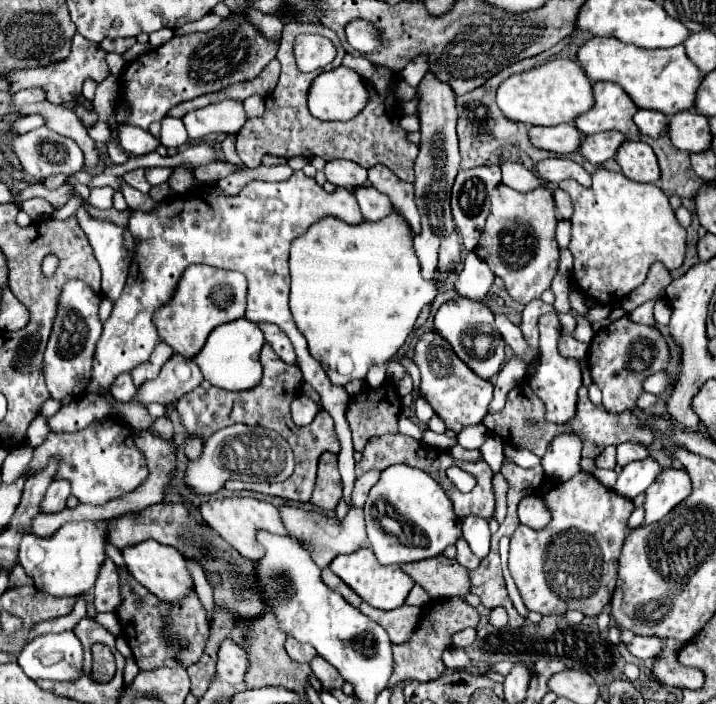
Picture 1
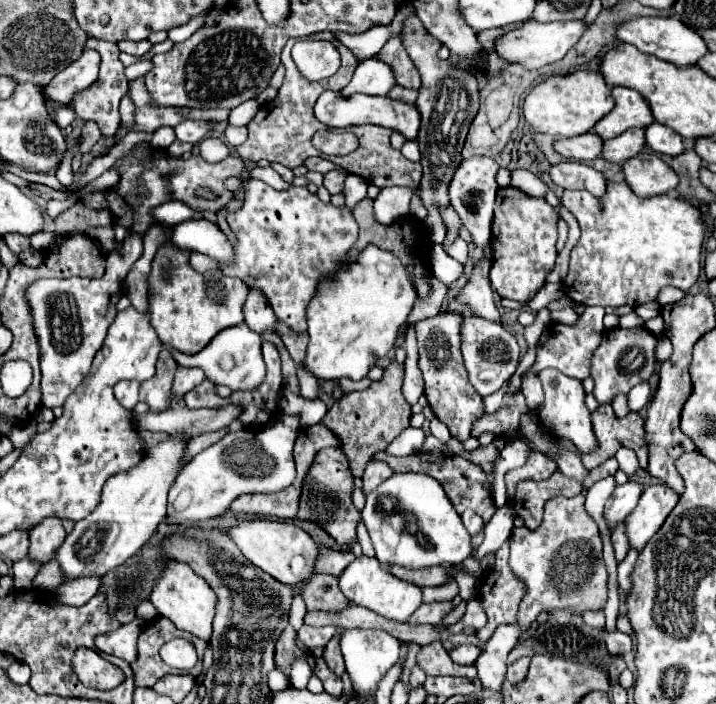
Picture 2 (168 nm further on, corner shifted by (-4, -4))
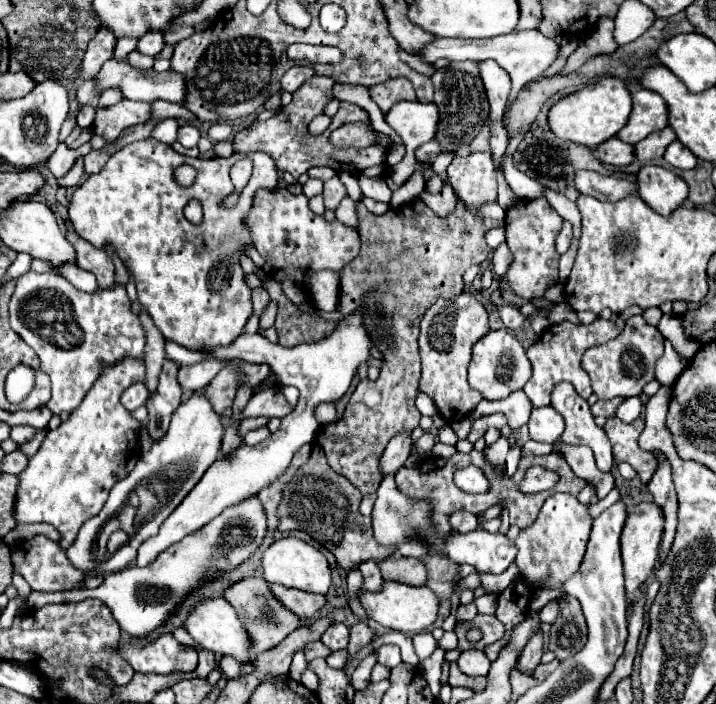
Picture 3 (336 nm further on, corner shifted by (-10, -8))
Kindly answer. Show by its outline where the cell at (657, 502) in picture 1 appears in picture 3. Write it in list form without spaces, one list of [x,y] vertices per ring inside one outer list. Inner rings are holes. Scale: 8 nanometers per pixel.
[[[642,502],[642,504],[628,510],[628,518],[624,522],[622,536],[620,536],[626,594],[628,596],[632,596],[640,588],[640,584],[644,584],[652,576],[652,570],[656,566],[656,558],[658,558],[658,546],[662,540],[662,528],[664,528],[662,524],[664,524],[662,512],[654,502]]]

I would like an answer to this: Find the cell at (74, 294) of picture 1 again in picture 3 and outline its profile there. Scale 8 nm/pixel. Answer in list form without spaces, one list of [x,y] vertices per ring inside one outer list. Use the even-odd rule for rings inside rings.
[[[26,272],[16,278],[8,316],[12,330],[38,354],[42,370],[52,380],[48,408],[54,414],[72,412],[106,366],[120,364],[126,358],[144,360],[144,328],[130,308],[126,288],[120,284],[114,284],[112,290],[86,294],[62,276]]]

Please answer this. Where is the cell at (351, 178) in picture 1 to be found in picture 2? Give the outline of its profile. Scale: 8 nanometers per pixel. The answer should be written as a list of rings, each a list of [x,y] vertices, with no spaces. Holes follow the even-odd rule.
[[[330,170],[328,174],[324,174],[324,186],[328,188],[330,194],[338,194],[344,188],[344,180],[346,180],[346,172],[340,170]]]

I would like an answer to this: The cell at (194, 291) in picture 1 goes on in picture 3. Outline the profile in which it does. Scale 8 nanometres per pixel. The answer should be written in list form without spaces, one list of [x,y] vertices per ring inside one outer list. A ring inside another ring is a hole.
[[[146,138],[118,150],[102,172],[88,176],[72,194],[68,214],[80,238],[96,248],[114,248],[128,266],[138,290],[138,302],[162,336],[184,348],[202,350],[228,346],[242,334],[252,314],[246,274],[240,268],[240,256],[252,246],[244,220],[252,208],[256,190],[276,190],[278,186],[280,174],[276,162],[264,152],[202,160],[182,156],[168,144]],[[240,158],[250,158],[254,172],[240,192],[238,204],[224,208],[222,200],[234,192],[228,170]],[[182,164],[196,168],[192,186],[180,186],[174,180],[174,170]],[[190,200],[202,204],[204,220],[200,226],[184,218],[184,206]]]

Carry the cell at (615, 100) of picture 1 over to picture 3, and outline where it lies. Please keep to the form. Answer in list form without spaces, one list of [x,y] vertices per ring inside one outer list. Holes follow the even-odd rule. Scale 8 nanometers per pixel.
[[[638,88],[632,92],[632,114],[628,124],[618,132],[618,138],[628,144],[638,144],[648,134],[660,132],[668,126],[668,106],[656,92]]]

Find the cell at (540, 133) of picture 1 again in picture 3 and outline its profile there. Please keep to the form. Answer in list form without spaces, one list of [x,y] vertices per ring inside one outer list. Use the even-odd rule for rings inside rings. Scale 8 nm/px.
[[[612,138],[612,140],[606,140],[604,144],[600,144],[598,150],[594,152],[594,156],[598,160],[614,164],[614,166],[628,166],[634,162],[634,146],[624,144],[618,138]]]

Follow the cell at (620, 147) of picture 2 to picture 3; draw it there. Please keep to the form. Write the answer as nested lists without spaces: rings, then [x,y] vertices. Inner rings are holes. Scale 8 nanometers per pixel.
[[[668,126],[664,128],[662,132],[656,132],[656,134],[650,134],[646,140],[638,142],[634,148],[636,148],[636,158],[638,160],[652,160],[652,158],[662,158],[668,144],[672,144],[676,140],[676,134],[674,130]]]

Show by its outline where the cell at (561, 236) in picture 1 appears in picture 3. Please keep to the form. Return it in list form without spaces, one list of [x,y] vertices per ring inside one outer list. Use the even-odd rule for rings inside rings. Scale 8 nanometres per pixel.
[[[564,222],[562,230],[560,230],[558,238],[556,238],[556,252],[564,254],[570,248],[570,242],[572,242],[572,224]]]

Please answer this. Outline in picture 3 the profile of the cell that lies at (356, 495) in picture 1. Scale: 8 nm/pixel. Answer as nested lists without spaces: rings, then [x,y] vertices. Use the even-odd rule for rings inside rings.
[[[404,432],[396,434],[396,436],[388,442],[388,446],[386,446],[386,450],[384,450],[382,458],[380,458],[380,468],[382,468],[382,472],[384,472],[386,476],[388,476],[390,472],[400,470],[400,468],[404,466],[406,458],[410,456],[410,444],[412,444],[410,434],[404,434]]]

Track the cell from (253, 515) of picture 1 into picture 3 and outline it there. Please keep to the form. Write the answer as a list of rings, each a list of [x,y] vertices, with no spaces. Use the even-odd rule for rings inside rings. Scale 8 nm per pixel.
[[[282,538],[274,542],[262,556],[262,566],[264,566],[264,578],[266,582],[276,582],[288,588],[312,592],[312,594],[326,594],[332,584],[328,560],[324,558],[322,552],[318,552],[314,546],[306,544],[304,540],[298,538]]]

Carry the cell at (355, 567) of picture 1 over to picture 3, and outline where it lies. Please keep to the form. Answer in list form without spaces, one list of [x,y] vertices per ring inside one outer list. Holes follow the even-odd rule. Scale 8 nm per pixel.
[[[384,582],[384,588],[380,592],[366,592],[360,598],[364,610],[370,614],[372,620],[378,624],[400,630],[400,632],[422,632],[430,628],[436,622],[438,616],[438,606],[440,598],[434,596],[434,592],[428,586],[406,586],[406,584],[396,584],[396,582]]]

